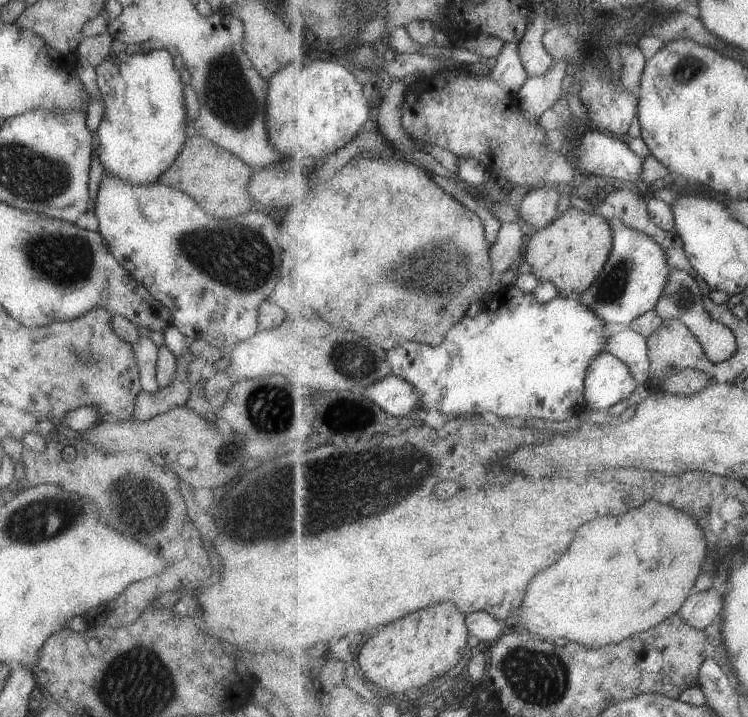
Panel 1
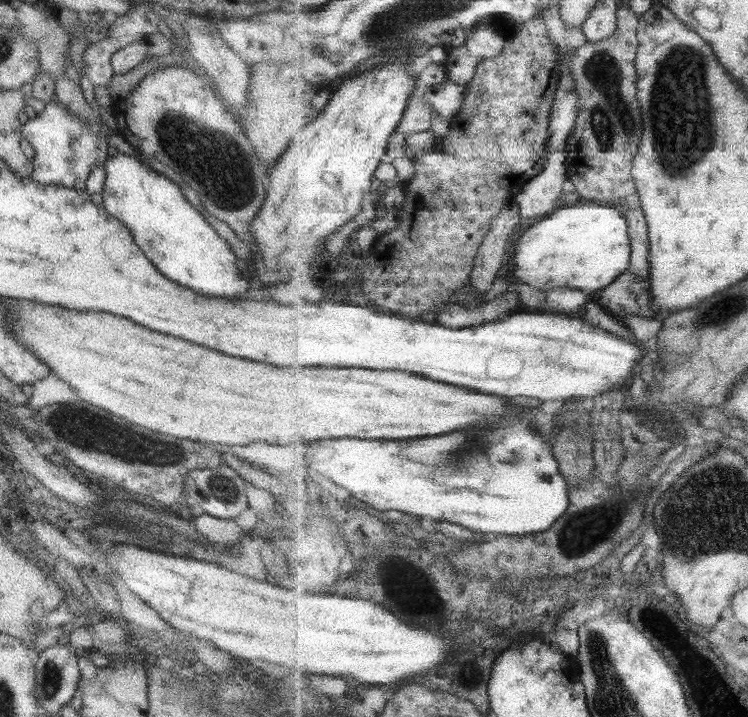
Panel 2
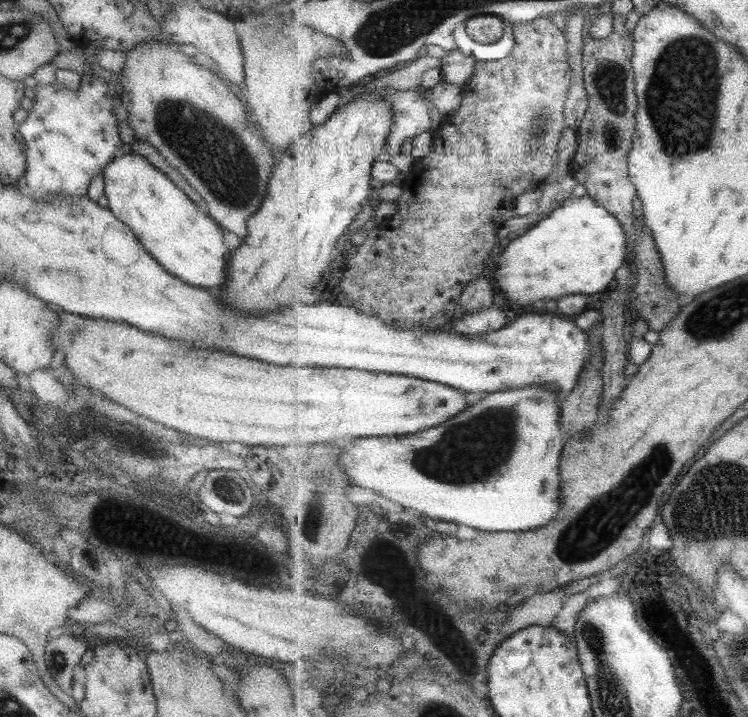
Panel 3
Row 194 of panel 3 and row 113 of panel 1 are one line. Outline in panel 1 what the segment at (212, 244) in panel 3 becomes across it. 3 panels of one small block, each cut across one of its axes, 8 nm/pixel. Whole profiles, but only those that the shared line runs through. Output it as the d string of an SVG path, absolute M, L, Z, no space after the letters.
M167 48L145 54L113 54L97 67L104 114L97 128L97 158L104 172L129 182L151 184L175 161L190 128L185 123L183 84Z

